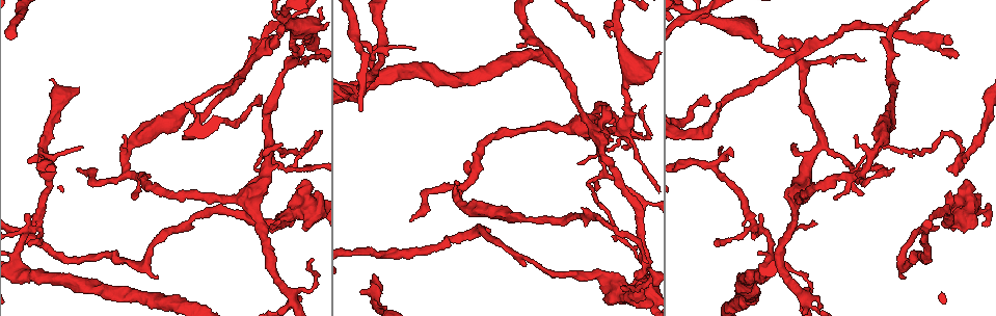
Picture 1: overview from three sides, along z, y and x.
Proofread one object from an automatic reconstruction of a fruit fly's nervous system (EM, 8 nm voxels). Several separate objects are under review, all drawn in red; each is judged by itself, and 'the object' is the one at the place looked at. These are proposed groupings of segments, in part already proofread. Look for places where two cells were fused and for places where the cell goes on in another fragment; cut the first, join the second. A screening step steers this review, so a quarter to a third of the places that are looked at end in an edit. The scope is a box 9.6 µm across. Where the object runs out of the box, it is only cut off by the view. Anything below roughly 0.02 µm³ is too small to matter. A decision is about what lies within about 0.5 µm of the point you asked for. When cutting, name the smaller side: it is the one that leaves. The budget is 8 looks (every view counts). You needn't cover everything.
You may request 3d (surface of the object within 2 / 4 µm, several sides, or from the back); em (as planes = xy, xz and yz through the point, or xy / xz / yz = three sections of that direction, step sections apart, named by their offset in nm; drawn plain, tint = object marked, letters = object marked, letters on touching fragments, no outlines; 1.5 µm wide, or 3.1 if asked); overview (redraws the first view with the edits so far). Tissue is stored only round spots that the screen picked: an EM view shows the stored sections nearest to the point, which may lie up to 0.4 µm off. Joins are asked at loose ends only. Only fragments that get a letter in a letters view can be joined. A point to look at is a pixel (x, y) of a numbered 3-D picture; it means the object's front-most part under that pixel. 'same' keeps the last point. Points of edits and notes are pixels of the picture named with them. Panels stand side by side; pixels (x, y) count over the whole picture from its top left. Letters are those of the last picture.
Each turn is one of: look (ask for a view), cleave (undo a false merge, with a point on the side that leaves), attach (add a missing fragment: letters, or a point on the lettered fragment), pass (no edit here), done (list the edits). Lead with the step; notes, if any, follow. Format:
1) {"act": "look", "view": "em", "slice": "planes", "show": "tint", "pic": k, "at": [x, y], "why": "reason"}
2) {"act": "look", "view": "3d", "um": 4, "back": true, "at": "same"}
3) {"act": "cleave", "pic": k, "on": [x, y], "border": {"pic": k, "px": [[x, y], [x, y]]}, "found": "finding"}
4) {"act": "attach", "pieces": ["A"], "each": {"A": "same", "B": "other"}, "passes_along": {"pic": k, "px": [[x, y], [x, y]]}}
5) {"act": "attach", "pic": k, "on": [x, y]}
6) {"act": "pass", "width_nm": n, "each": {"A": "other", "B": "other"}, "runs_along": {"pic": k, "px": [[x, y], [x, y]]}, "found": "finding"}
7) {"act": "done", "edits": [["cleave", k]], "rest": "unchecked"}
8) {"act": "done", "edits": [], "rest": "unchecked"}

{"act": "look", "view": "3d", "um": 2, "pic": 1, "at": [634, 276], "why": "free end"}

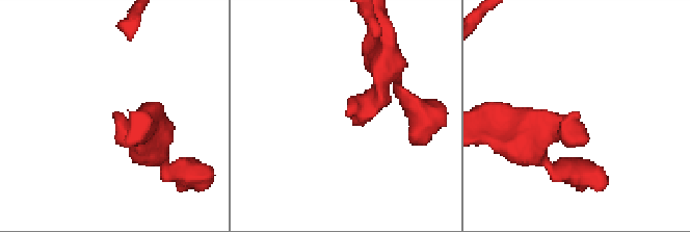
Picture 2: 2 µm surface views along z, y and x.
{"act": "look", "view": "em", "slice": "planes", "show": "letters", "pic": 2, "at": [347, 114], "why": "need the tissue"}

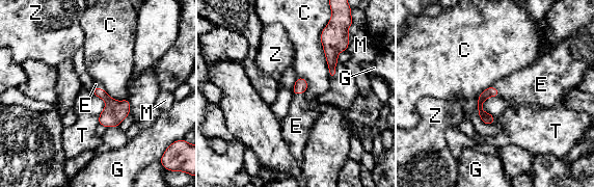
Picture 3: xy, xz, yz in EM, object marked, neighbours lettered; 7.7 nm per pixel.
{"act": "attach", "pieces": ["E"], "each": {"C": "other", "E": "same", "G": "other", "M": "other", "T": "other", "Z": "other"}, "found": "the cell continues"}

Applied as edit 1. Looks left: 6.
{"act": "look", "view": "em", "slice": "planes", "show": "letters", "pic": 1, "at": [646, 298], "why": "sudden change in width"}

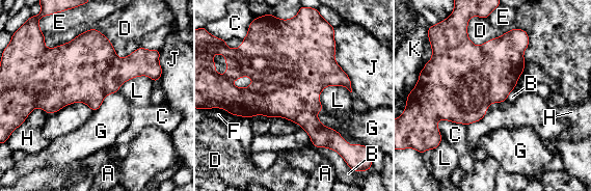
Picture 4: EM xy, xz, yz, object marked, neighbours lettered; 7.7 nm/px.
{"act": "pass", "each": {"A": "other", "B": "other", "C": "other", "D": "other", "E": "other", "F": "other", "G": "other", "H": "other", "J": "other", "K": "other", "L": "other"}, "border": {"pic": 4, "px": [[316, 113], [323, 125], [340, 134]]}, "found": "continuous, no second cell"}

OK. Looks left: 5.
{"act": "look", "view": "em", "slice": "xy", "step": 4, "show": "letters", "pic": 1, "at": [902, 278], "why": "an open end"}

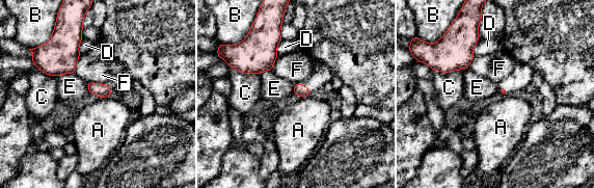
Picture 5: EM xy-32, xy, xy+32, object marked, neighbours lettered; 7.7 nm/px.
{"act": "pass", "each": {"A": "other", "B": "other", "C": "other", "D": "other", "E": "other", "F": "other"}, "border": {"pic": 5, "px": [[80, 55], [74, 73]]}, "found": "none of them fits"}

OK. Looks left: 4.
{"act": "look", "view": "overview"}

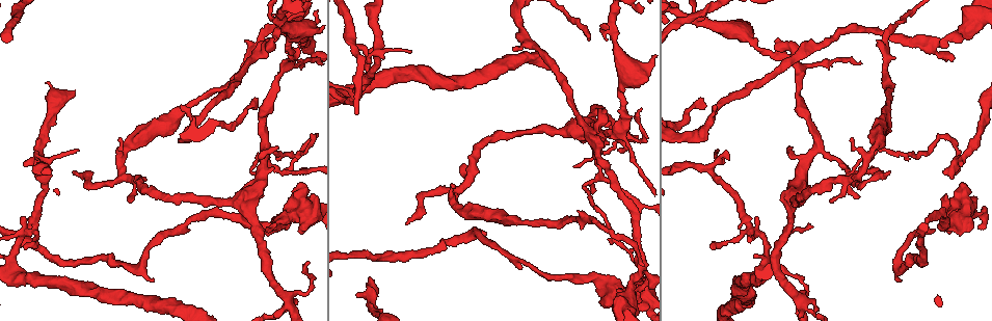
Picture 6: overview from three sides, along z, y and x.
{"act": "look", "view": "em", "slice": "planes", "show": "letters", "pic": 6, "at": [119, 138], "why": "free end"}

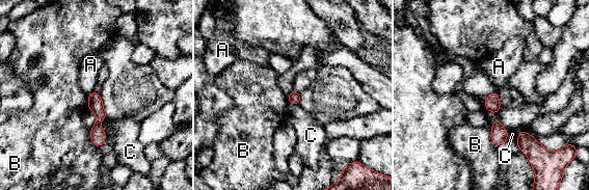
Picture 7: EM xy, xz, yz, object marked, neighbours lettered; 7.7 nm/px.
{"act": "pass", "each": {"A": "other", "B": "other", "C": "other"}, "border": {"pic": 7, "px": [[489, 127], [491, 142], [496, 146]]}, "found": "no lettered fragment goes on from it"}

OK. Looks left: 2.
{"act": "done", "edits": [["attach", 3]], "rest": "unchecked"}

